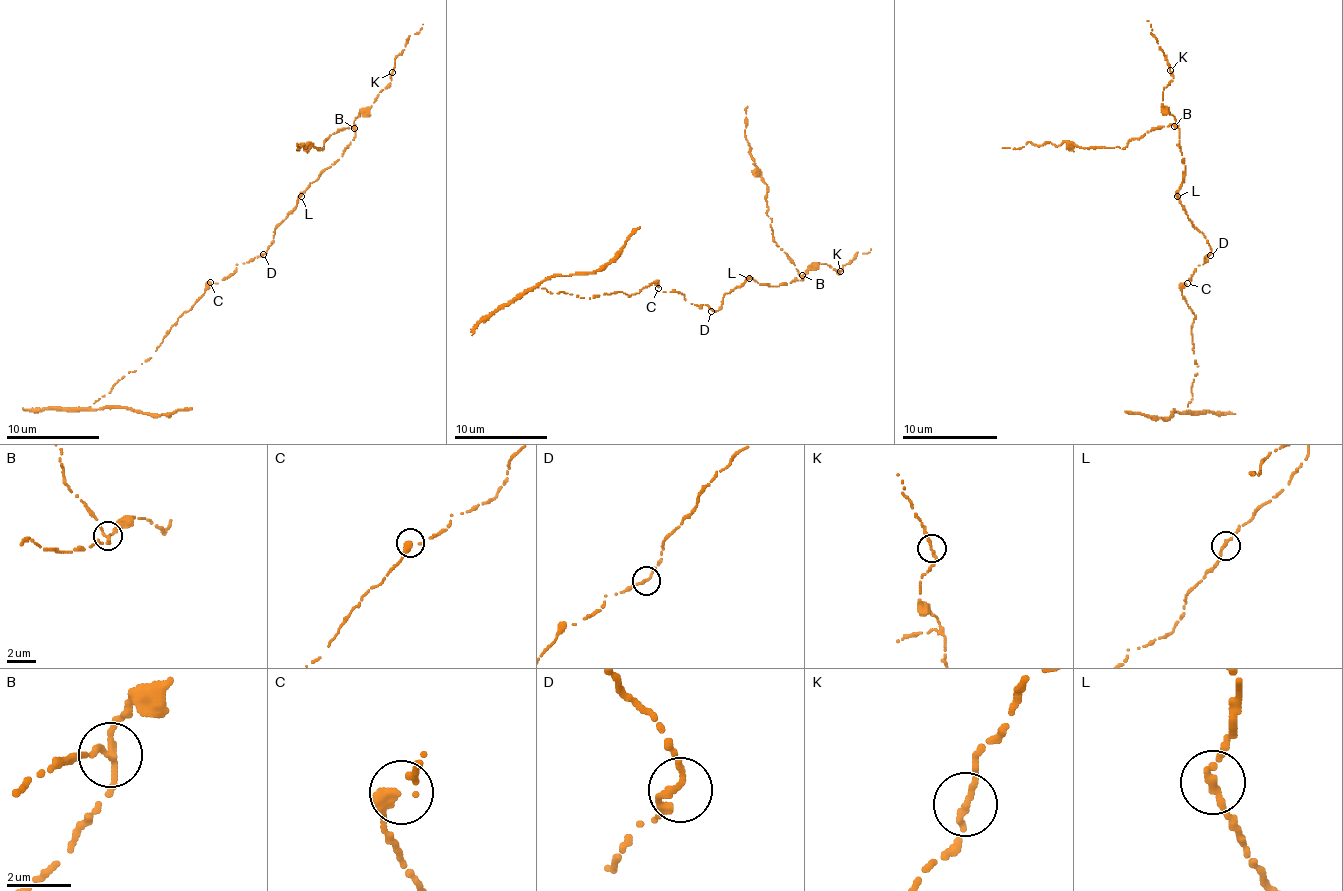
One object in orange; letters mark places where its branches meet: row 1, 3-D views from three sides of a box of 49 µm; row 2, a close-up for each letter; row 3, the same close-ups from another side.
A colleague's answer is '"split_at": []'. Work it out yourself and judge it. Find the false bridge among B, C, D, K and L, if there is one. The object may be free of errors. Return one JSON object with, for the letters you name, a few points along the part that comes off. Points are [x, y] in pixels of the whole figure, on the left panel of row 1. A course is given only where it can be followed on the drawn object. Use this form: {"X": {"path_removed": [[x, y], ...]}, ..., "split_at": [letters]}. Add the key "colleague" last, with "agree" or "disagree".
{"B": {"path_removed": [[354, 128], [338, 128], [324, 140], [322, 149], [296, 145], [298, 149]]}, "split_at": ["B"], "colleague": "disagree"}

